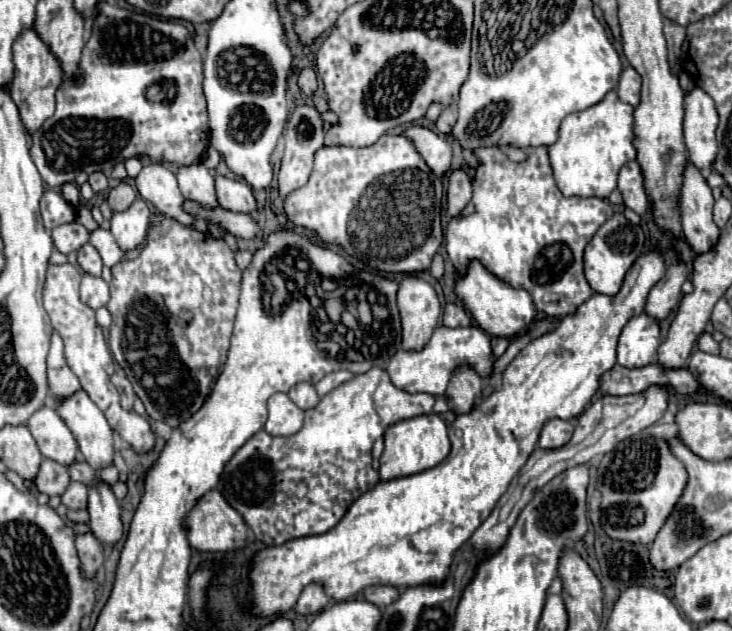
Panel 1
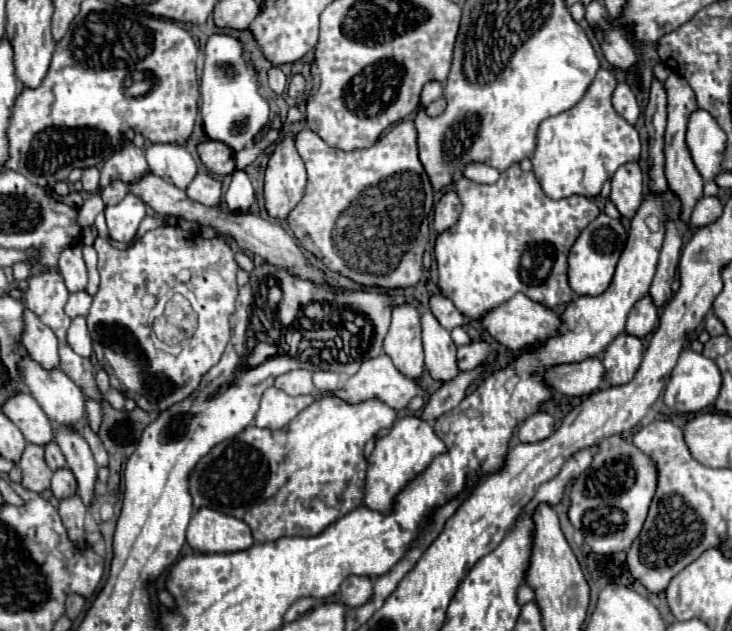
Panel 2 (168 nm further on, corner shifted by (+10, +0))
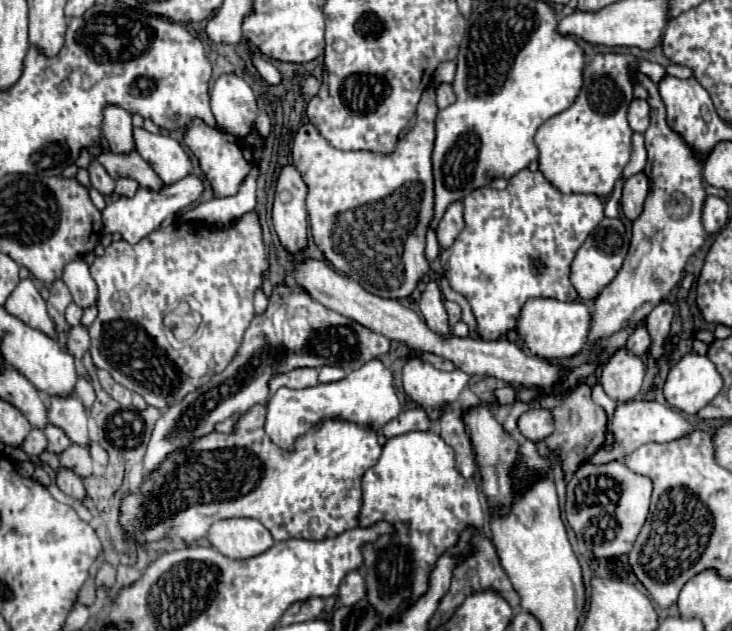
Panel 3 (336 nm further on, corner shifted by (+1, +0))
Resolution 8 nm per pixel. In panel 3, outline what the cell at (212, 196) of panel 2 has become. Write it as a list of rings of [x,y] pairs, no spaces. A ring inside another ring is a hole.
[[[195,175],[183,177],[181,181],[173,183],[173,185],[163,185],[159,191],[153,189],[145,189],[139,187],[137,193],[133,197],[119,197],[117,201],[109,203],[103,209],[103,225],[105,225],[105,233],[121,233],[121,237],[129,243],[139,243],[141,239],[145,239],[149,233],[153,233],[155,229],[161,227],[161,223],[175,215],[177,211],[181,211],[183,207],[195,203],[203,193],[203,185]]]

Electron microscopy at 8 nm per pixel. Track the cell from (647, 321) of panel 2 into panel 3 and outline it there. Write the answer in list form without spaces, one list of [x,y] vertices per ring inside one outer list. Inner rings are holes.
[[[639,323],[637,327],[635,327],[635,331],[631,333],[631,337],[627,339],[627,345],[625,345],[625,349],[629,349],[629,353],[633,353],[633,355],[637,355],[637,357],[643,357],[645,353],[647,353],[647,349],[649,349],[649,333],[647,333],[647,327],[645,327],[645,323]]]

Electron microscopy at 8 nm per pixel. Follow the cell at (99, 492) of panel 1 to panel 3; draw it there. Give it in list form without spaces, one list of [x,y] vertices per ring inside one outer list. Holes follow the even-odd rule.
[[[71,393],[69,397],[47,395],[47,417],[53,425],[61,427],[73,443],[85,447],[89,445],[87,409],[75,393]]]

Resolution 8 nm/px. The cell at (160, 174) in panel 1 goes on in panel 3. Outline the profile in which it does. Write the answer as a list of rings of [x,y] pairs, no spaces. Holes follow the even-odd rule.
[[[105,105],[105,109],[103,109],[103,137],[107,139],[109,149],[113,153],[133,151],[135,143],[133,143],[131,113],[117,107],[117,105]]]

